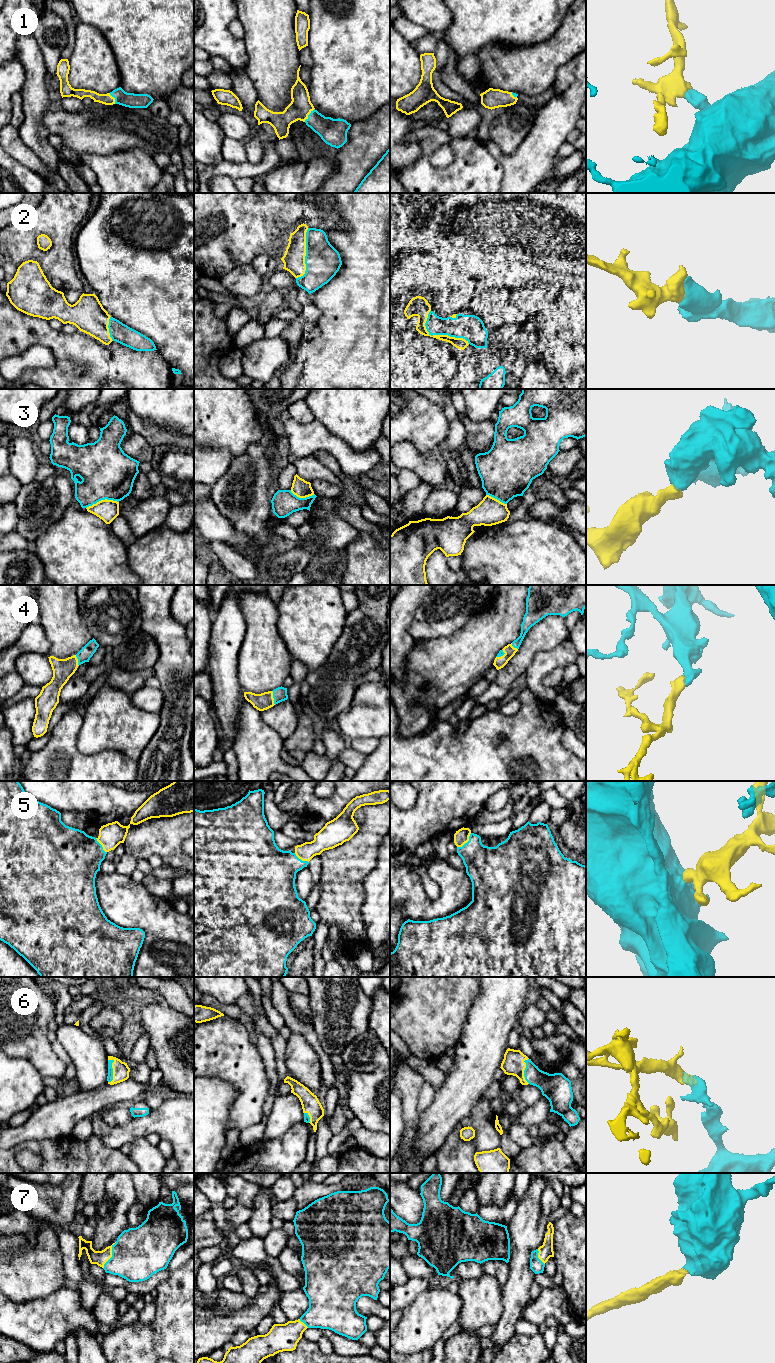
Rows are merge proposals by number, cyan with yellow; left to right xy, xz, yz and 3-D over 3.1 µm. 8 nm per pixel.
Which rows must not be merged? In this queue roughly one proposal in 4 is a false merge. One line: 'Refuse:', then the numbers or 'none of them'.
Refuse: 3

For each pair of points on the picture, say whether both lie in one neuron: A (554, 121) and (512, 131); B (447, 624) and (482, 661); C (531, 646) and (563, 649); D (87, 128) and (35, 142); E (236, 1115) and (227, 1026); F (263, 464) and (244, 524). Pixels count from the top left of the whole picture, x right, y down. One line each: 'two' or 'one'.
A: two
B: two
C: two
D: two
E: one
F: one

